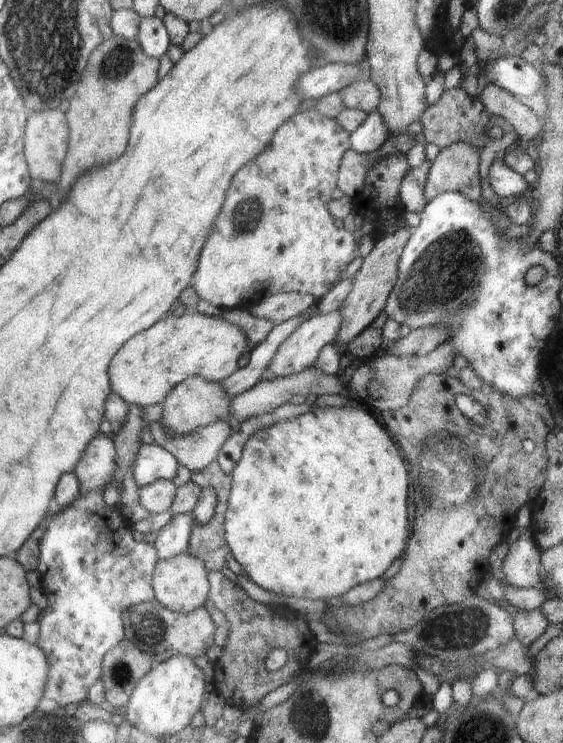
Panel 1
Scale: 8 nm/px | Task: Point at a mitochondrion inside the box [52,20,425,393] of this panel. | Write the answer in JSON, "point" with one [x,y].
{"point":[248,216]}

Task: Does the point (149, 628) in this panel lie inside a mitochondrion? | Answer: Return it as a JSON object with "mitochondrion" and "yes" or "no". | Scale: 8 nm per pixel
{"mitochondrion":"yes"}

